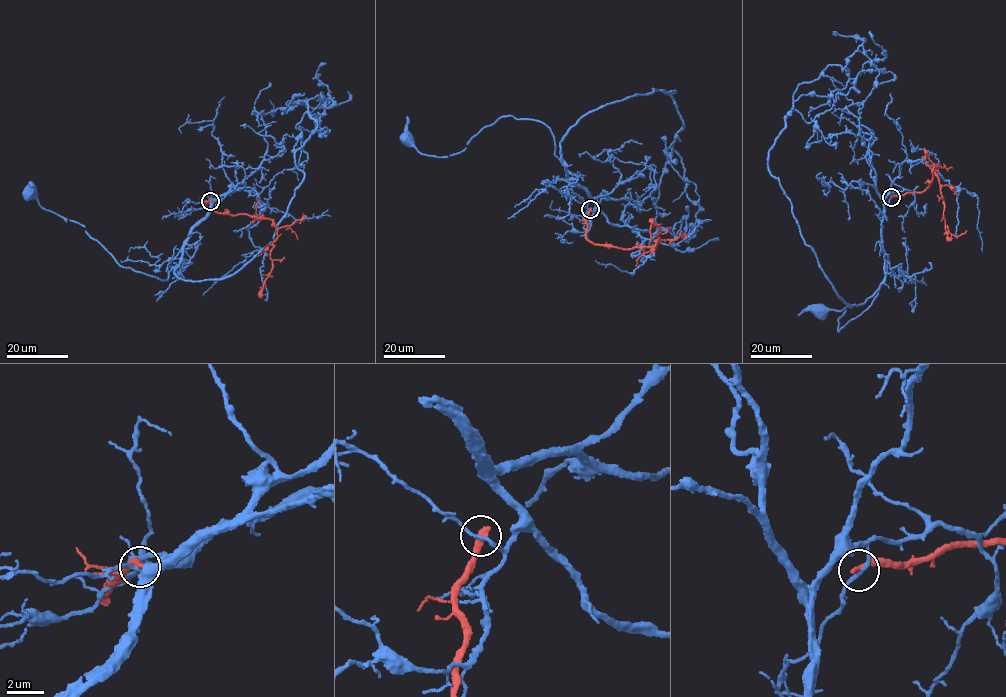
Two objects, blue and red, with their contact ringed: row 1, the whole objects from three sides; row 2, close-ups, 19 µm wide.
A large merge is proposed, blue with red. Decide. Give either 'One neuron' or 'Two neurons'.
Two neurons

